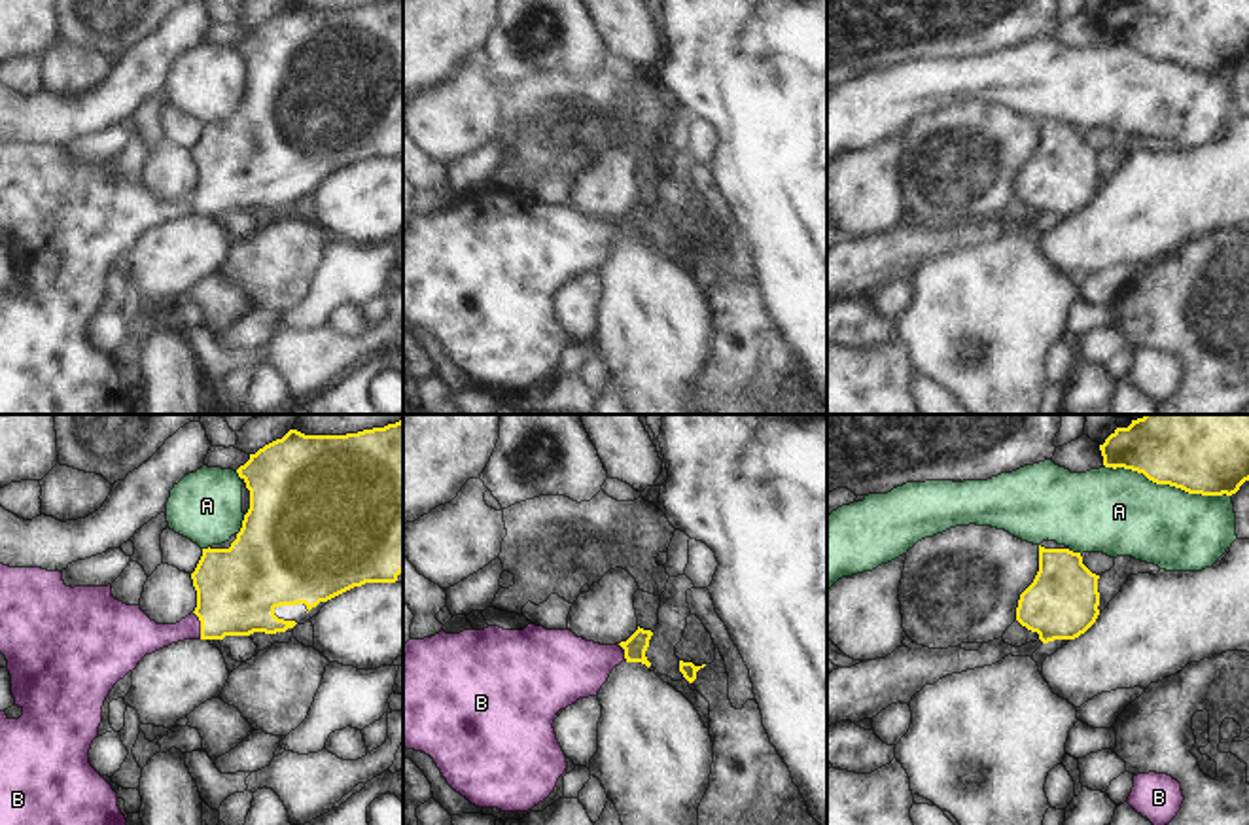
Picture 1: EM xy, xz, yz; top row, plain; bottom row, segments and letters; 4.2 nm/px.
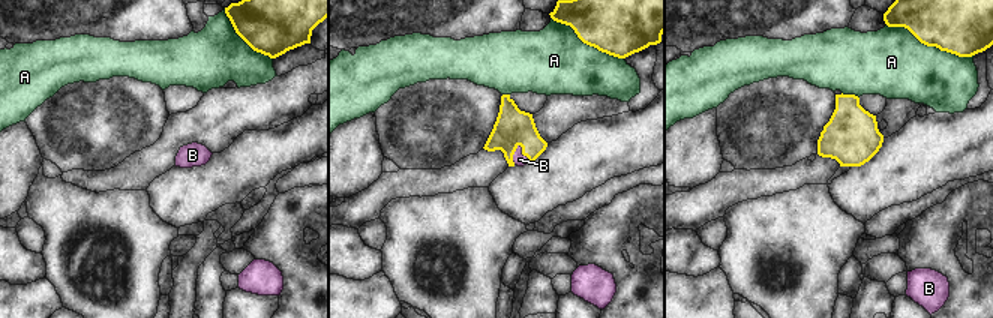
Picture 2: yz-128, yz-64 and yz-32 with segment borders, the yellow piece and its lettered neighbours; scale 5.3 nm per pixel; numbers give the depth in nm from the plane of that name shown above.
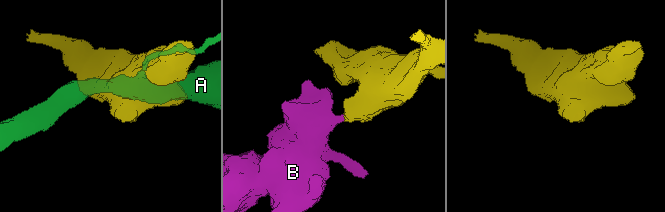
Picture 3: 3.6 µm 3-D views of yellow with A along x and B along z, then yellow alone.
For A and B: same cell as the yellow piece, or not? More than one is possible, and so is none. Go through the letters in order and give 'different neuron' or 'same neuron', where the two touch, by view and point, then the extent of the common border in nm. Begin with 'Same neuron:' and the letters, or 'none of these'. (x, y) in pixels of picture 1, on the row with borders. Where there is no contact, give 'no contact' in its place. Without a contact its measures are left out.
Same neuron: B
A: different neuron; meets yellow in yz at (1168, 483); contact 550 nm long
B: same neuron; meets yellow in xy at (201, 625); contact 120 nm long

